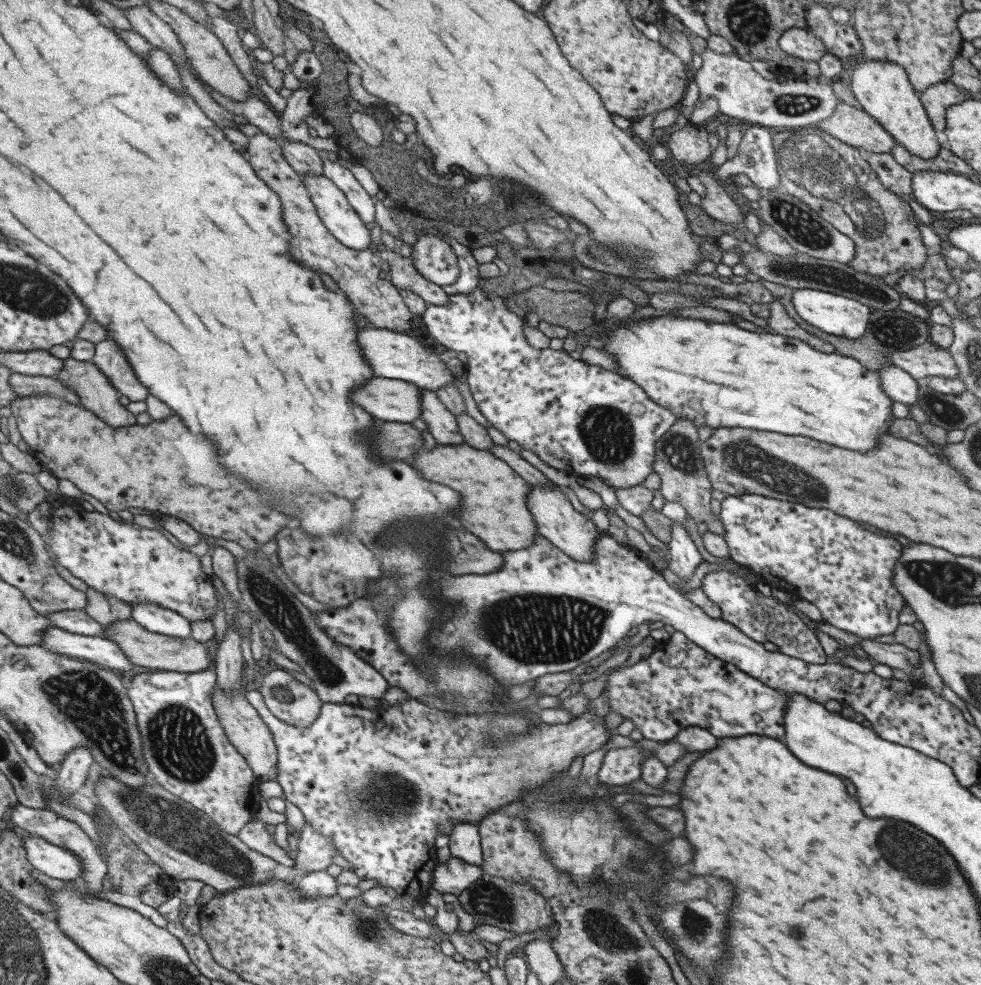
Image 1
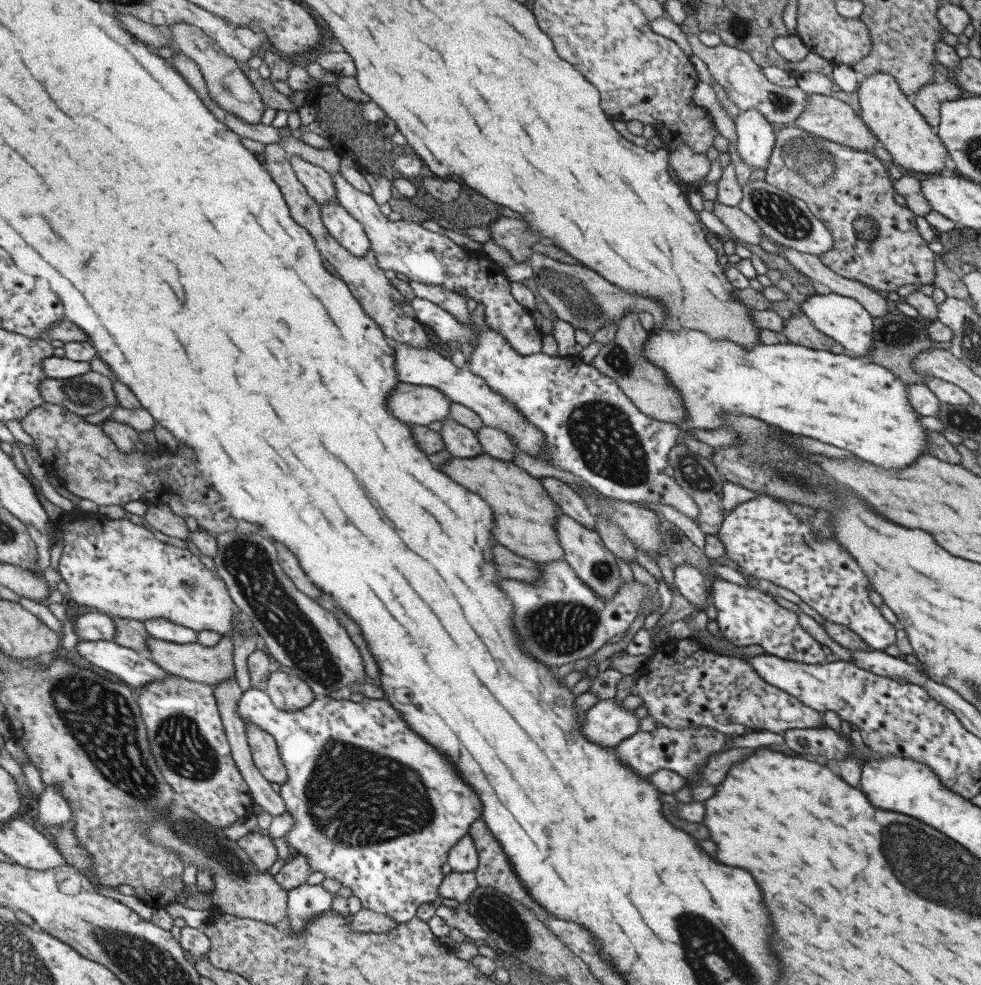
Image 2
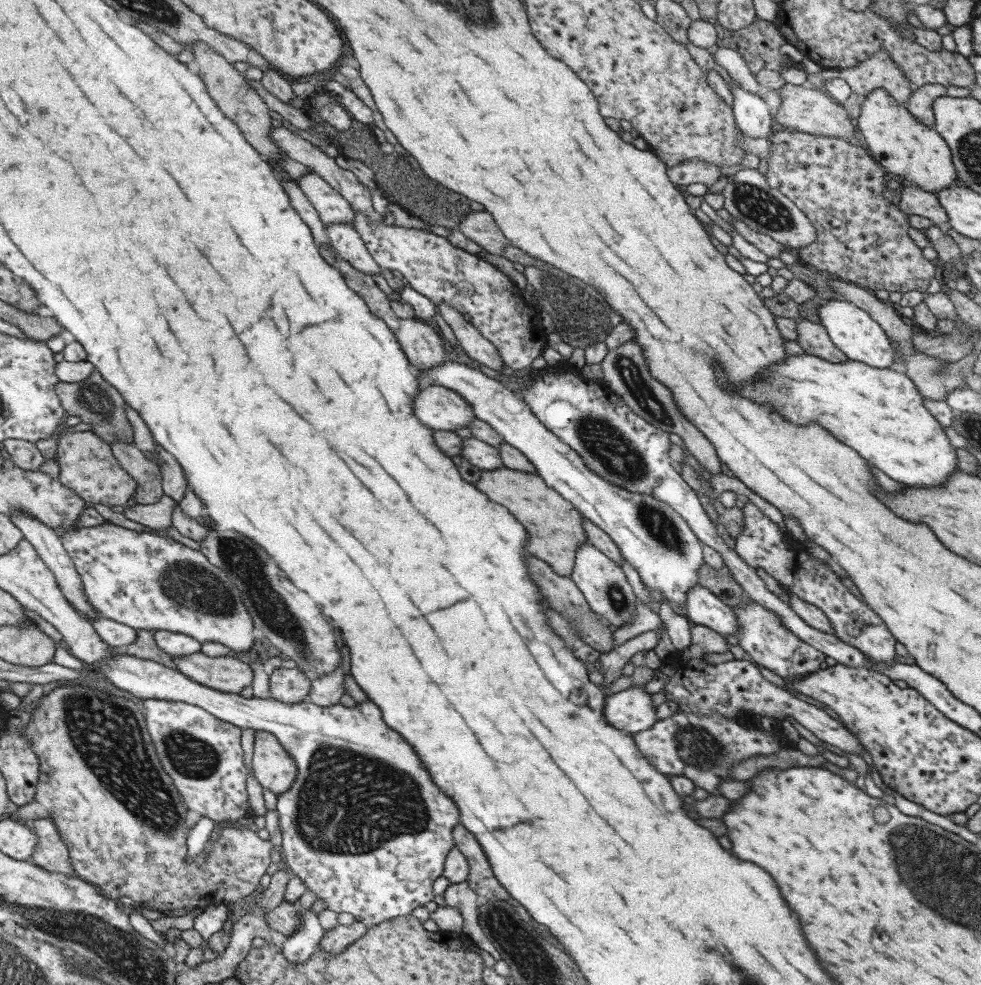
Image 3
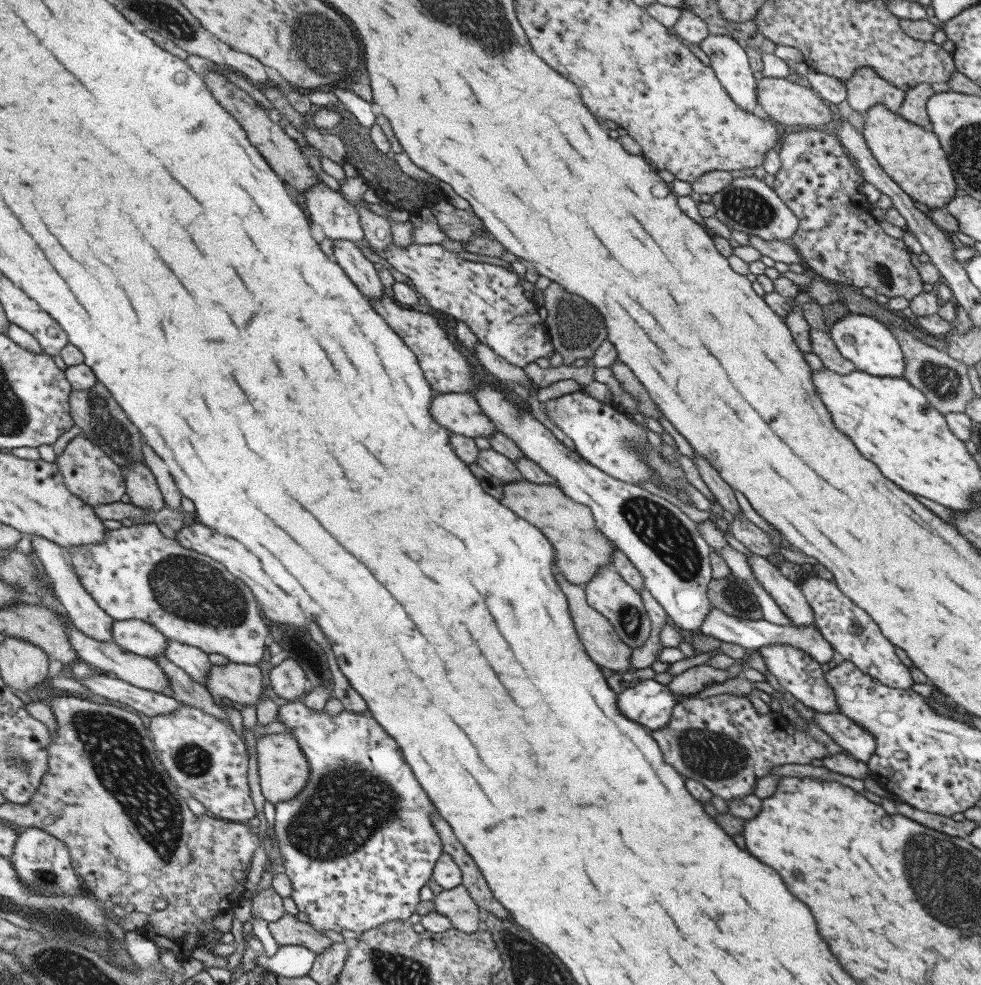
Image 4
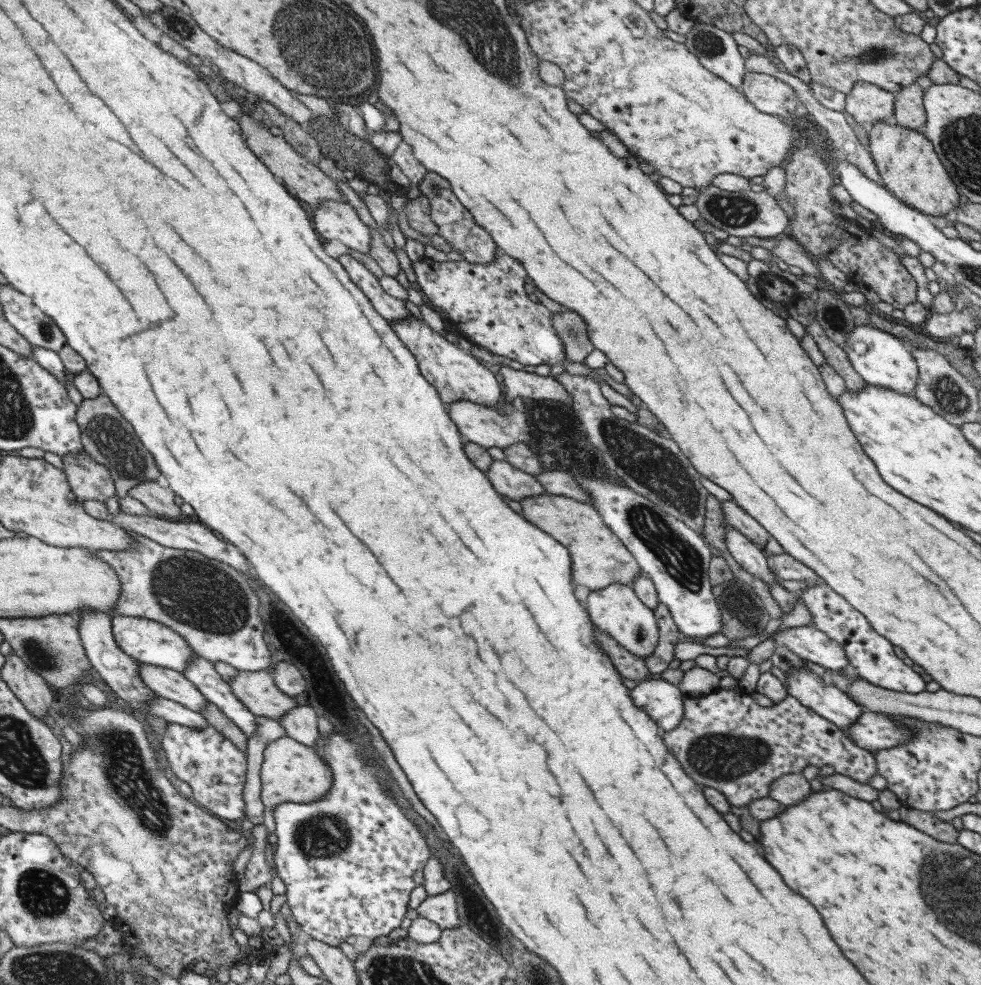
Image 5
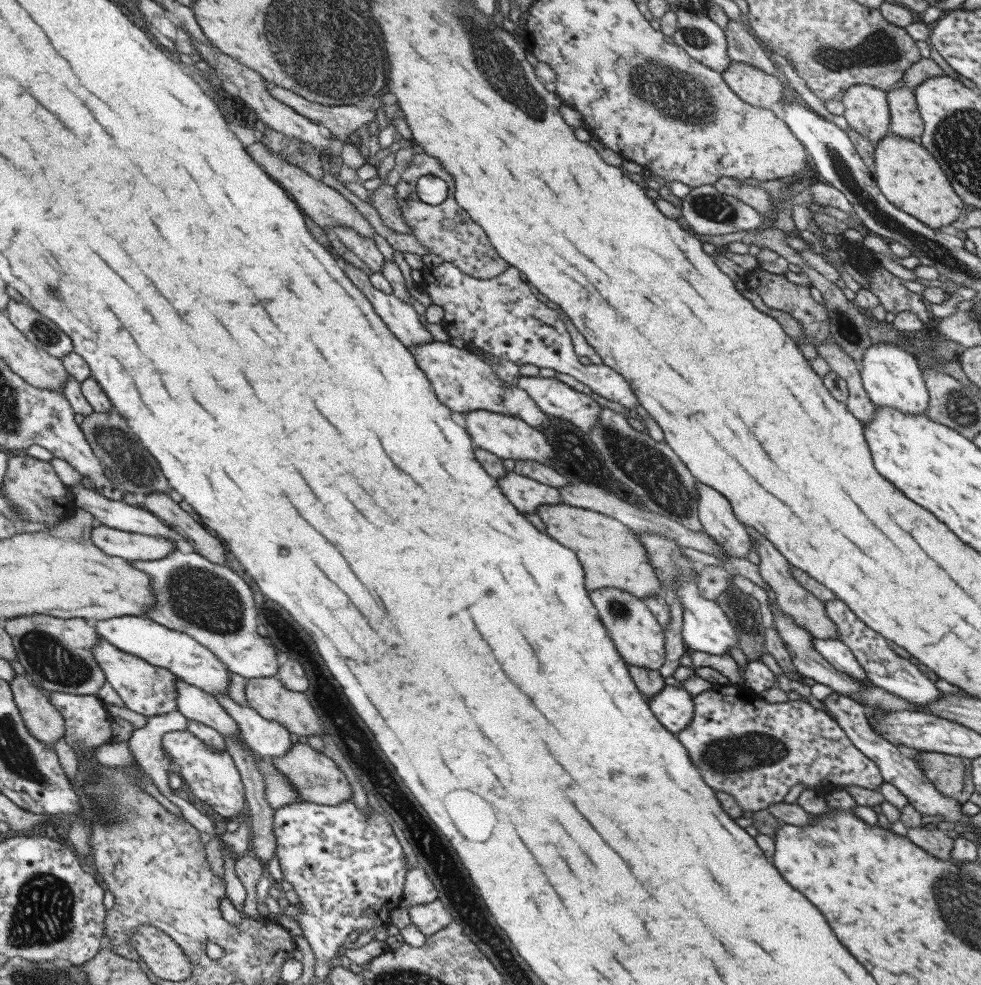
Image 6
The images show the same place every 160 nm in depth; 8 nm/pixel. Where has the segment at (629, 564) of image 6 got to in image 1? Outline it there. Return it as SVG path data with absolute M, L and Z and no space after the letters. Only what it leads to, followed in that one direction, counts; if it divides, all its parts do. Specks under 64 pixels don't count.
M435 443L431 450L419 449L409 460L423 478L461 494L461 504L457 508L459 524L475 534L489 550L502 553L531 546L537 535L536 524L526 505L526 494L531 485L508 464L493 457L488 451L477 450L467 443Z

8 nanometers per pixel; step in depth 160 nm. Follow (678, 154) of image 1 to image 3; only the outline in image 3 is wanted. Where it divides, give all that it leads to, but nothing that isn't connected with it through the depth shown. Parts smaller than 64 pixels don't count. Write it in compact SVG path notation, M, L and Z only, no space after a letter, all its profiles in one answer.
M691 159L667 168L666 175L671 183L682 189L687 184L697 184L697 182L710 186L721 174L714 164Z

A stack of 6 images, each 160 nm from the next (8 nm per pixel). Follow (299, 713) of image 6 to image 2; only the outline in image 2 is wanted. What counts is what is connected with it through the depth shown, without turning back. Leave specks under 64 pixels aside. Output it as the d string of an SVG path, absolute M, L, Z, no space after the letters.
M221 636L219 642L210 647L195 643L175 644L171 641L147 637L144 642L148 652L146 657L151 659L161 670L171 675L203 683L214 688L224 680L234 677L234 664L232 663L232 639Z

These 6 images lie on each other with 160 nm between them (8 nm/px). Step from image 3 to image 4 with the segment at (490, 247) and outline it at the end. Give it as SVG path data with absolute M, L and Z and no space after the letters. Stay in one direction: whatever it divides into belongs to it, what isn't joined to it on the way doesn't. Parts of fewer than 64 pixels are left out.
M439 201L431 210L439 226L451 240L471 240L477 236L478 228L485 229L473 211L455 208L447 201Z

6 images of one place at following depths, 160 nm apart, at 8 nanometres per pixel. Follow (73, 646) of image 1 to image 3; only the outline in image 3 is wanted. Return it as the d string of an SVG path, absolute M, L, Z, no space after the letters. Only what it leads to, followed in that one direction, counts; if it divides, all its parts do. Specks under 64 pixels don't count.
M122 651L115 653L110 659L101 661L98 668L105 674L106 680L125 692L133 694L137 699L159 699L183 701L187 704L206 710L215 718L221 719L223 722L231 723L241 728L252 728L257 731L265 731L272 734L281 748L293 759L296 766L296 775L291 786L285 791L277 795L277 803L275 811L277 814L277 822L279 830L281 830L281 848L283 850L283 860L287 865L287 869L297 877L305 885L305 888L313 891L317 895L317 899L323 900L326 904L325 909L333 910L333 912L348 912L352 914L355 921L362 922L367 928L379 924L385 920L396 918L397 916L410 915L411 910L416 906L423 906L429 900L433 900L433 891L431 884L436 878L441 876L443 862L447 853L453 848L453 838L451 838L451 829L459 824L459 810L457 806L453 806L453 802L437 788L415 754L414 748L411 748L407 741L389 728L383 721L381 711L377 708L371 699L365 699L363 702L356 703L351 708L345 708L337 703L333 706L320 707L319 705L307 702L305 700L295 704L285 704L271 699L260 699L259 697L243 698L240 693L219 692L212 688L207 688L189 680L183 673L172 668L167 668L162 664L153 662L149 659L140 659L129 656Z

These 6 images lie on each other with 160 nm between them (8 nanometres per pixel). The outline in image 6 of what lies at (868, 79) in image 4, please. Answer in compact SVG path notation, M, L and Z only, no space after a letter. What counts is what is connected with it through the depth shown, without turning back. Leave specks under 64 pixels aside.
M858 84L847 88L840 98L847 125L870 141L877 142L889 132L886 91Z

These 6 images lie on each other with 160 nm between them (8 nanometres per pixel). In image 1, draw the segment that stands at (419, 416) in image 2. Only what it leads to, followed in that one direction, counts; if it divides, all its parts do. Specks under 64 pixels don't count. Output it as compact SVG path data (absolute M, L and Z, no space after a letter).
M375 377L353 390L349 398L379 422L410 423L419 418L420 396L413 384Z

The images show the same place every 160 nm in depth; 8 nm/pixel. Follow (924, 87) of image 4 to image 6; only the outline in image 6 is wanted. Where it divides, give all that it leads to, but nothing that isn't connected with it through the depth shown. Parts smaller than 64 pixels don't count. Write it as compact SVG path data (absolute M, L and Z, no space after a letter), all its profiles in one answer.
M907 87L886 91L889 111L889 132L901 138L917 140L923 130L914 92Z

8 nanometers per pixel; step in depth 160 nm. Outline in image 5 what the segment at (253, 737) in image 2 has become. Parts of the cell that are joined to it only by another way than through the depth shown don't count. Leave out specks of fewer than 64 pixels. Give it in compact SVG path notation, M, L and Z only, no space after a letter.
M287 735L271 741L262 752L260 764L260 800L263 804L263 826L266 835L274 833L271 809L279 804L307 804L323 798L332 783L330 768L314 747L308 747Z

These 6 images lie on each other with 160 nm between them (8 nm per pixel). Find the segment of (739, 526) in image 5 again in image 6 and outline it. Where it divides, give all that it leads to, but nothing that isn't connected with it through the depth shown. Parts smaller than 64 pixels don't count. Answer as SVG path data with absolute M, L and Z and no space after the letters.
M744 525L747 534L752 538L754 551L758 554L759 574L763 582L769 586L771 592L775 594L776 606L788 616L799 628L803 628L813 637L818 639L838 639L835 625L825 614L824 603L814 598L807 590L796 583L796 580L789 572L789 564L785 557L767 540L762 534L759 534L754 528Z

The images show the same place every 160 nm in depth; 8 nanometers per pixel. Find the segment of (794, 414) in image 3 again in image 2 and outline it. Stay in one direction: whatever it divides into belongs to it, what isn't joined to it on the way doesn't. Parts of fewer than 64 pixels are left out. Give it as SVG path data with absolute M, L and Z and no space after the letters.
M679 330L649 333L643 346L643 357L651 365L659 367L679 393L686 410L686 417L679 426L682 434L690 428L713 430L721 427L717 412L727 412L735 416L751 416L783 432L815 438L819 442L849 450L859 460L877 464L881 468L903 468L907 464L915 464L921 454L929 454L925 429L917 423L919 414L907 401L905 384L890 370L849 354L831 354L792 343L767 346L761 343L751 350L743 350L729 340L711 340L707 334L697 330Z

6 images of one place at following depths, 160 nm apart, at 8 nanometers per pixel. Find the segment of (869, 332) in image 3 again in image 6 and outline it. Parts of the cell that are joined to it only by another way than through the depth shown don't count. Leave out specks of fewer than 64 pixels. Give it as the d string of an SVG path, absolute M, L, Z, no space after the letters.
M885 342L871 344L863 352L863 360L859 363L862 388L875 406L894 408L910 415L924 414L929 401L928 393L921 371L911 355L912 352L908 349L899 350L895 344Z

